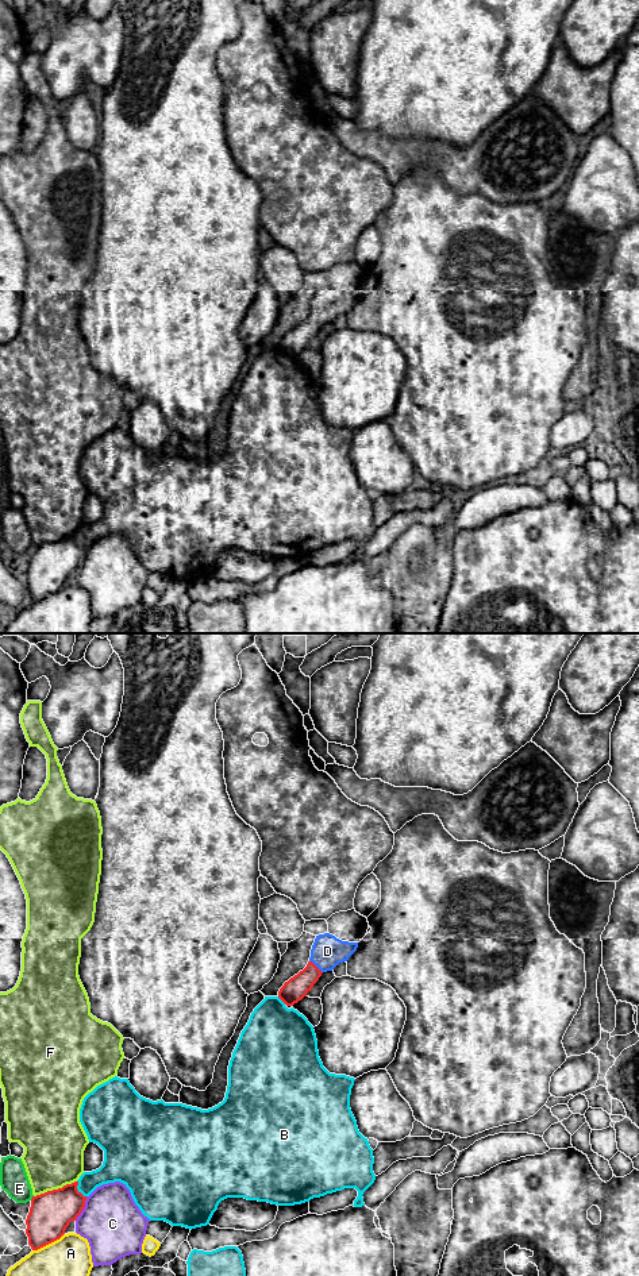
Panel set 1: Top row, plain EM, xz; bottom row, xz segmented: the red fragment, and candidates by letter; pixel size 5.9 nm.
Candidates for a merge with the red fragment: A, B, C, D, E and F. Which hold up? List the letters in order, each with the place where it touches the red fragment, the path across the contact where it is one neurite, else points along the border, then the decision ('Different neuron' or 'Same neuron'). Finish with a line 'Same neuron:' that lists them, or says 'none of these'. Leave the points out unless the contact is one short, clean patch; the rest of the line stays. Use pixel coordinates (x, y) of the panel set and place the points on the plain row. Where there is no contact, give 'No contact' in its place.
A: Touches red at xz (47, 596). Different neuron
B: Touches red at xz (76, 540). Different neuron
C: Touches red at xz (83, 561). Different neuron
D: Touches red at xz (316, 319). Path across: xz (293, 342), (316, 319), (327, 303). Same neuron
E: Touches red at xz (33, 550). Different neuron
F: Touches red at xz (54, 542). Different neuron
Same neuron: D

